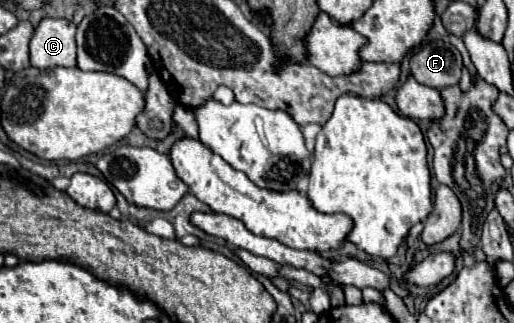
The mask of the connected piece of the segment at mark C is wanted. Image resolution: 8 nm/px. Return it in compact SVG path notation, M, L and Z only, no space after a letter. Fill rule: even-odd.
M44 17L30 39L30 63L38 69L76 65L76 25L66 19Z

